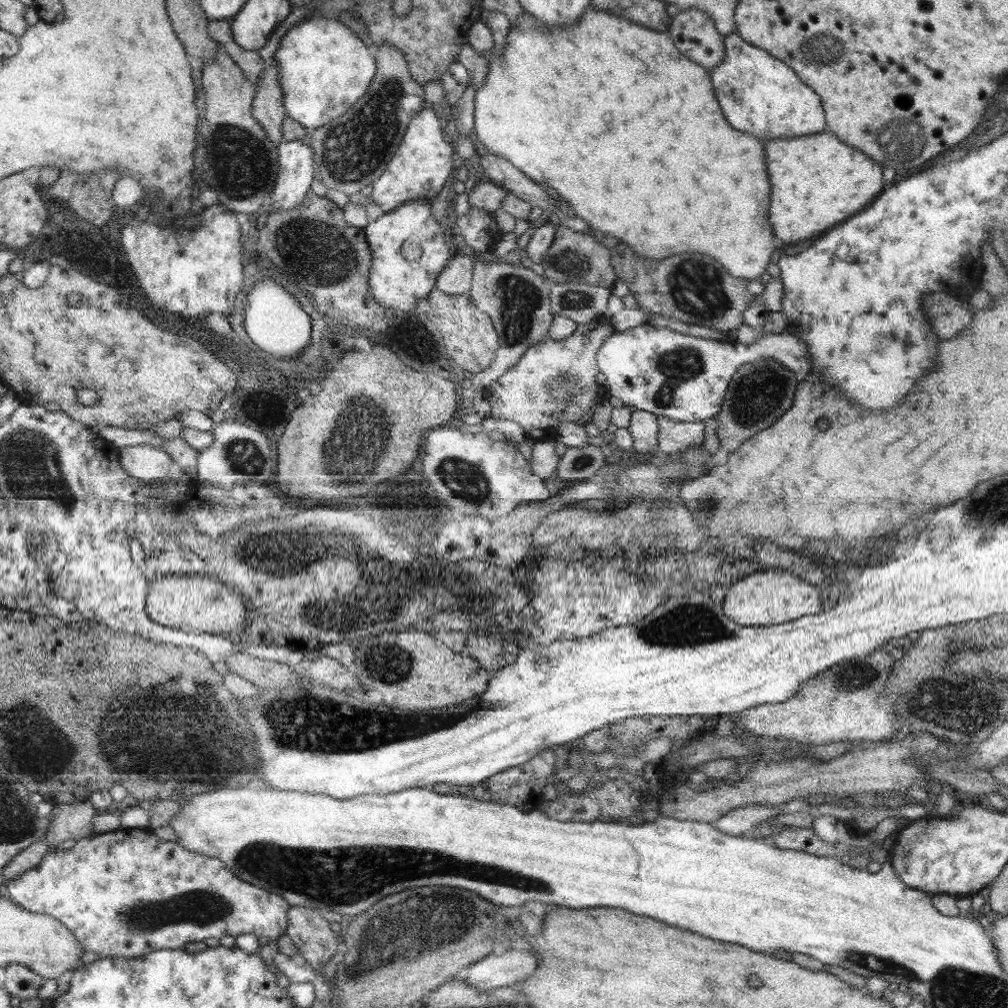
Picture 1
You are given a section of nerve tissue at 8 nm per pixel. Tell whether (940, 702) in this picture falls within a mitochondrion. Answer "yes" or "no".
yes

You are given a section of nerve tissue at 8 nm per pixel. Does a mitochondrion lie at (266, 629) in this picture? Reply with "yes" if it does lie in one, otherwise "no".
no

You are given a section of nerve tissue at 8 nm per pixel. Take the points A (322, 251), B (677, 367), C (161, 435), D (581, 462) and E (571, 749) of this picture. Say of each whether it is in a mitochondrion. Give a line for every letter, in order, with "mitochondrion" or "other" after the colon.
A: mitochondrion
B: mitochondrion
C: other
D: mitochondrion
E: other

